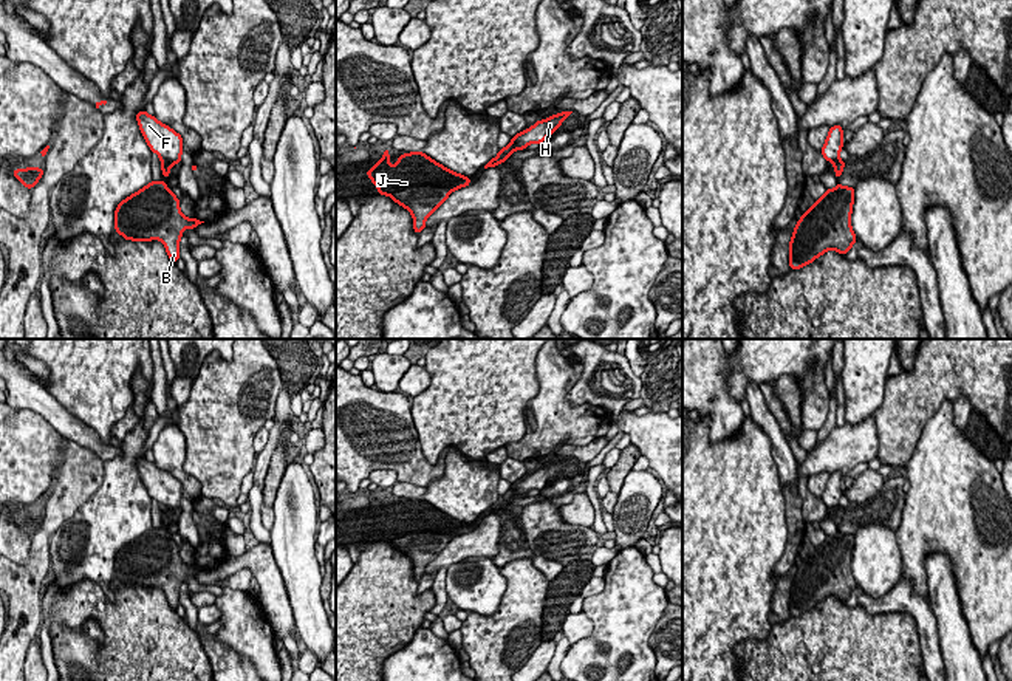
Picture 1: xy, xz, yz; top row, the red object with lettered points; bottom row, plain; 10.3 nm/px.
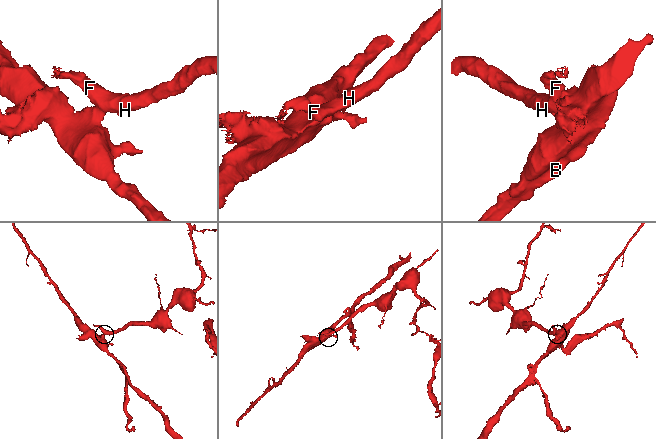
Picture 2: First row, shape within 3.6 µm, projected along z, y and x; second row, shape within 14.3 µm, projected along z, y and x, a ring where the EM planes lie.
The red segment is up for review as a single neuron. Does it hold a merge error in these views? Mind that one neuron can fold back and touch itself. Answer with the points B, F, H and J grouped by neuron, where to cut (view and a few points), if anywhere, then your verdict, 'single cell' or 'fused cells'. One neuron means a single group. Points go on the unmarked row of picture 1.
B J / F H | xy (160, 502), (174, 509) | fused cells

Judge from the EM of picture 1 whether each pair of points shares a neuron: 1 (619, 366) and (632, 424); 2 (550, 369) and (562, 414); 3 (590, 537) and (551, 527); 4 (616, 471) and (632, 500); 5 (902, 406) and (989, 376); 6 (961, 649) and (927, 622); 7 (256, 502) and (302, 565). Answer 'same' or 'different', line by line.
1: different
2: same
3: same
4: different
5: same
6: different
7: different

